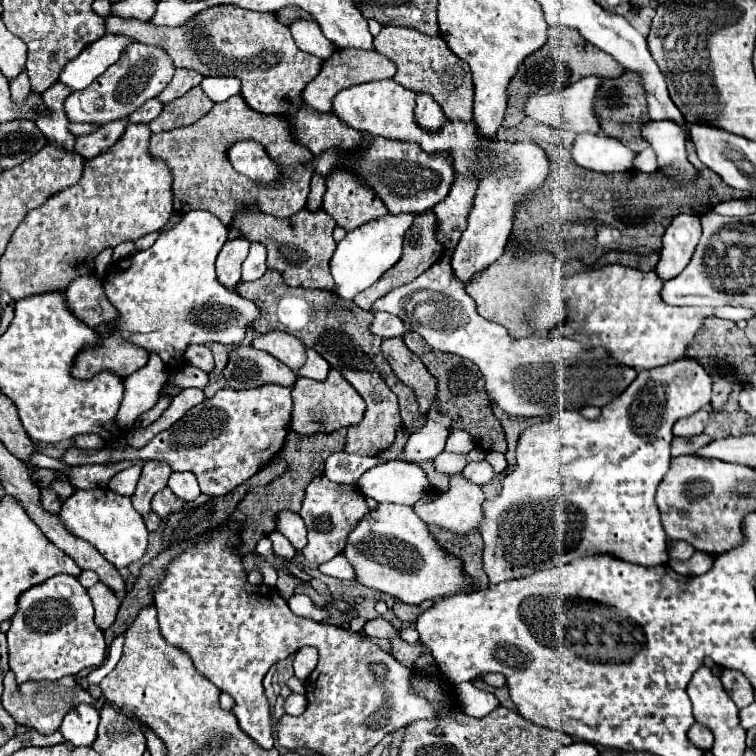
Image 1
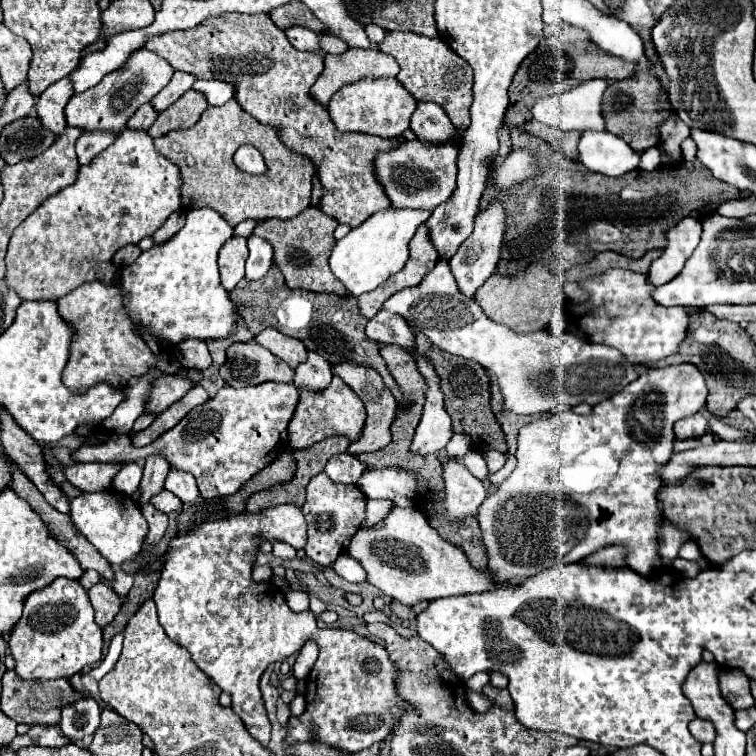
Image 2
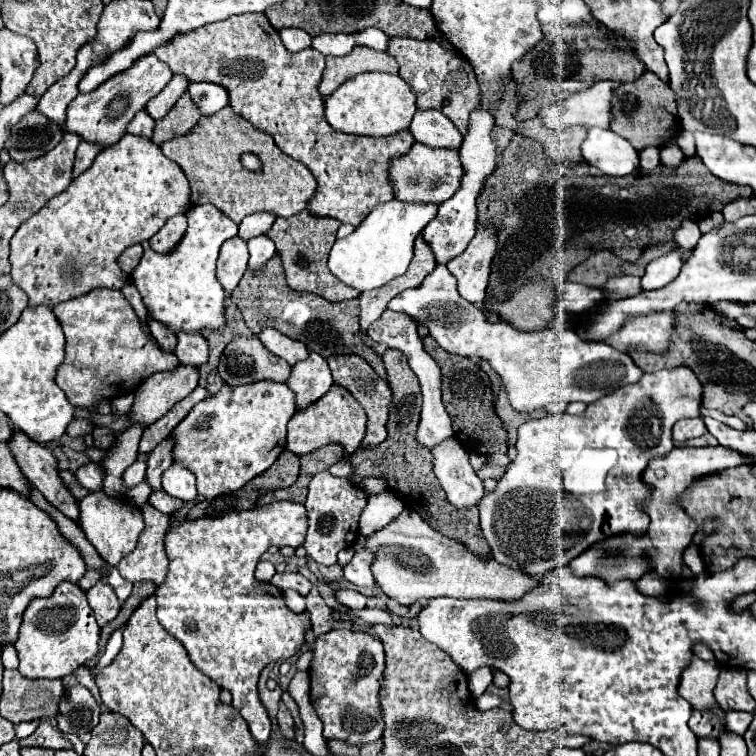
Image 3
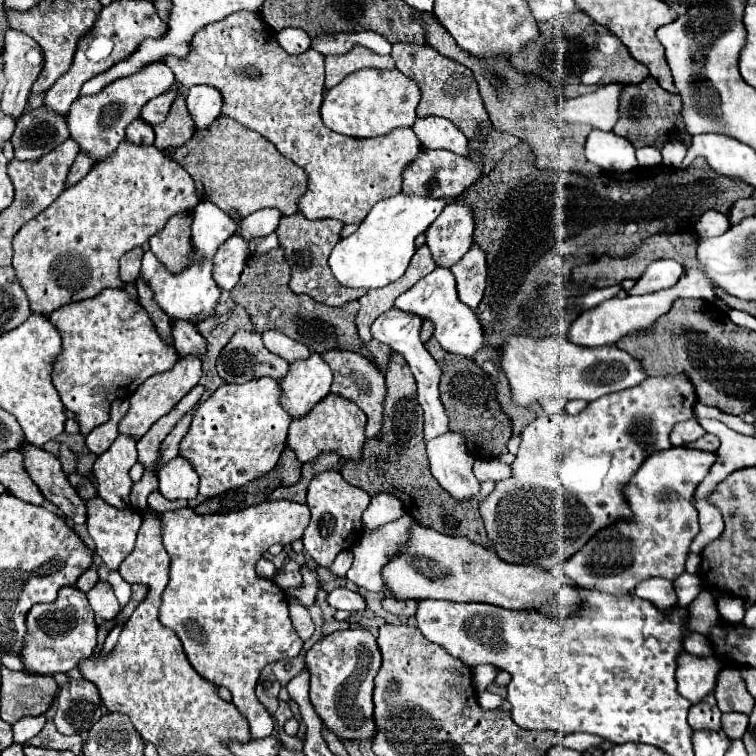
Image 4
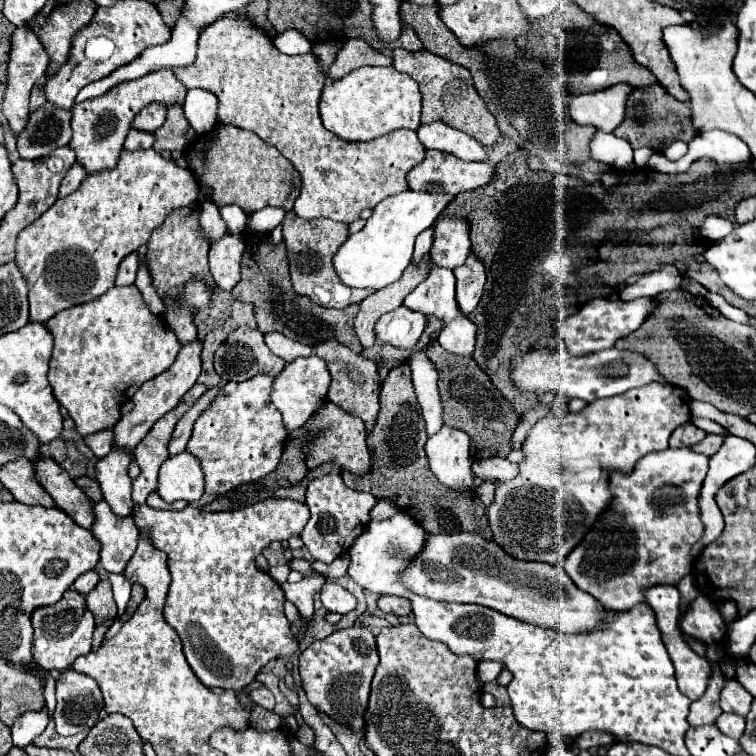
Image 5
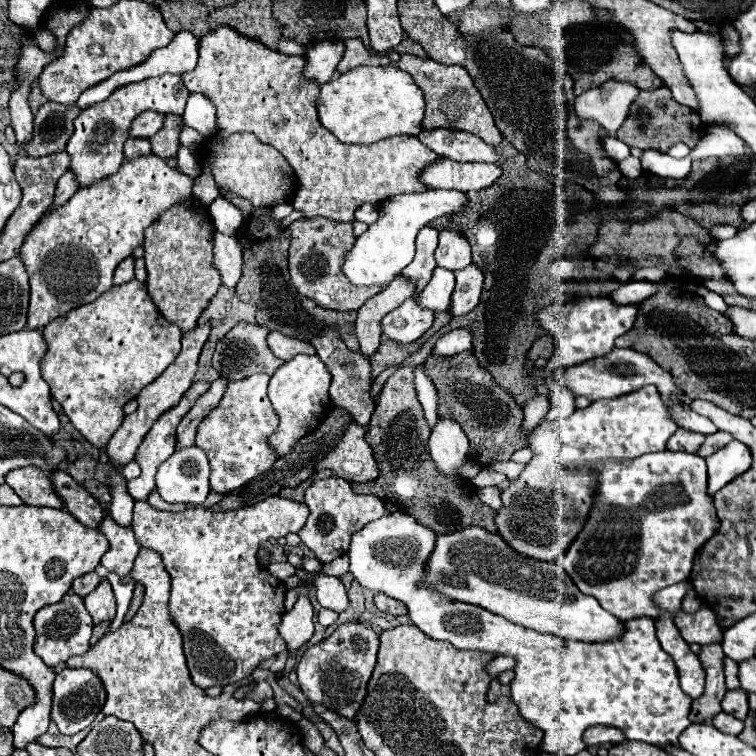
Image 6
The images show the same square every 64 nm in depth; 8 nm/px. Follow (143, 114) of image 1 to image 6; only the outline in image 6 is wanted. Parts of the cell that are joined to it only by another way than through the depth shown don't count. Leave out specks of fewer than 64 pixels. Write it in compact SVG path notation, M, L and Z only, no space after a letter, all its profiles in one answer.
M128 138L124 144L124 156L134 158L140 154L150 154L150 140L148 138Z

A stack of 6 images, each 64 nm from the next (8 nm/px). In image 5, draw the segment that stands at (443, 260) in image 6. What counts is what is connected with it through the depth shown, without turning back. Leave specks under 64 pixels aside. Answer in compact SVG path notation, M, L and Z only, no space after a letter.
M446 216L434 224L434 244L430 250L432 262L442 268L464 264L470 254L470 224L460 216Z

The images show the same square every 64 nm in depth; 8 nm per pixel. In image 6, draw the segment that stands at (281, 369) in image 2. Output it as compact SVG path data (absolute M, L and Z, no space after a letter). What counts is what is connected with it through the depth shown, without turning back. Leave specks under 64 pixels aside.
M240 322L238 326L234 326L216 346L214 360L212 360L216 372L226 380L244 380L256 372L272 376L284 362L270 352L270 348L266 344L266 336L268 336L268 330L258 324Z

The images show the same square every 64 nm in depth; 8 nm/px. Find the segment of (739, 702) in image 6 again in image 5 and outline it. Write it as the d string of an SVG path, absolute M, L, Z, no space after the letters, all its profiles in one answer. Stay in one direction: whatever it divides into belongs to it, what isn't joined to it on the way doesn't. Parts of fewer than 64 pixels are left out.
M726 678L724 688L720 692L720 708L724 712L734 712L734 714L746 716L750 712L752 700L754 698L744 690L744 686L740 686L740 682L736 678Z

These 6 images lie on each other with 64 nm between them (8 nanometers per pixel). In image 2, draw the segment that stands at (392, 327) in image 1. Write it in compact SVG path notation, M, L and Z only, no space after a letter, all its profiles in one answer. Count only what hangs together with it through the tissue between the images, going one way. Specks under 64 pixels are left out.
M380 310L366 326L368 338L382 344L400 344L404 350L414 352L414 334L406 320L398 314Z

